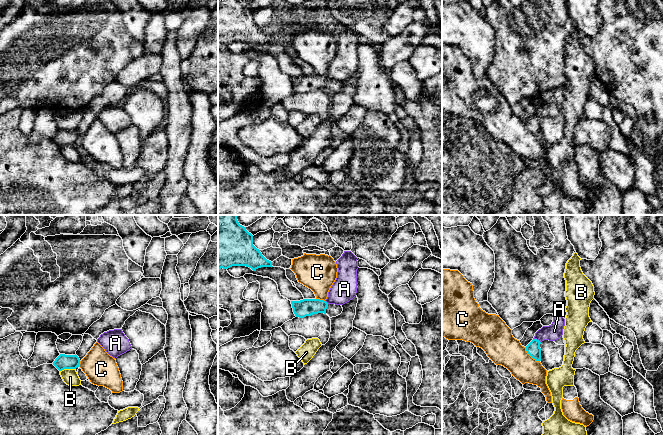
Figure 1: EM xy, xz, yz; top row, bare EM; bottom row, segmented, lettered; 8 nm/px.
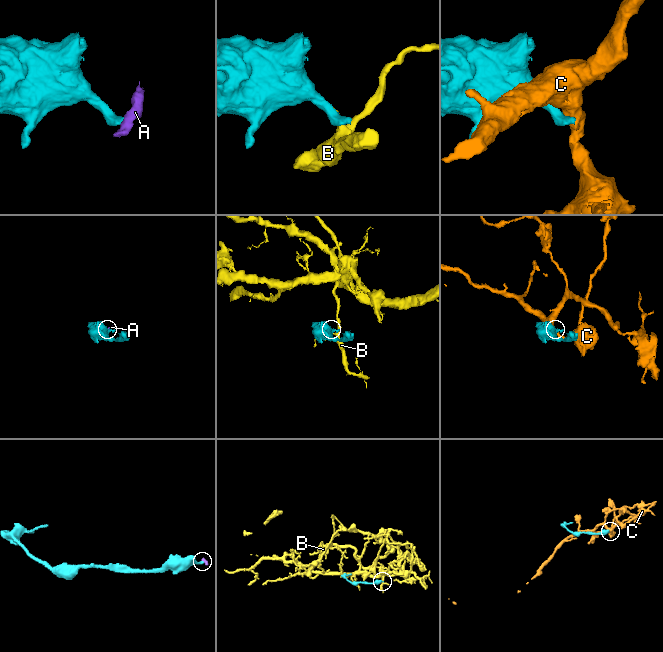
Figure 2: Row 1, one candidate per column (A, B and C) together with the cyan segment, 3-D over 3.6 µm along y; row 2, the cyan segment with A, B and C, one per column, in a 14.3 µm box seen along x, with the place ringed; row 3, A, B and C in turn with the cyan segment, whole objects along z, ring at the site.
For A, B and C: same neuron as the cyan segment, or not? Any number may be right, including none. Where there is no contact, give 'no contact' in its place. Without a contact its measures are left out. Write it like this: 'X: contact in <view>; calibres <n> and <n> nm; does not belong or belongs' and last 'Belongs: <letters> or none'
A: contact in yz; calibres 110 and 130 nm; does not belong
B: contact in xy; calibres 120 and 120 nm; does not belong
C: contact in yz; calibres 110 and 260 nm; does not belong
Belongs: none

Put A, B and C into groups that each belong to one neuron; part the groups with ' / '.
A / B / C

